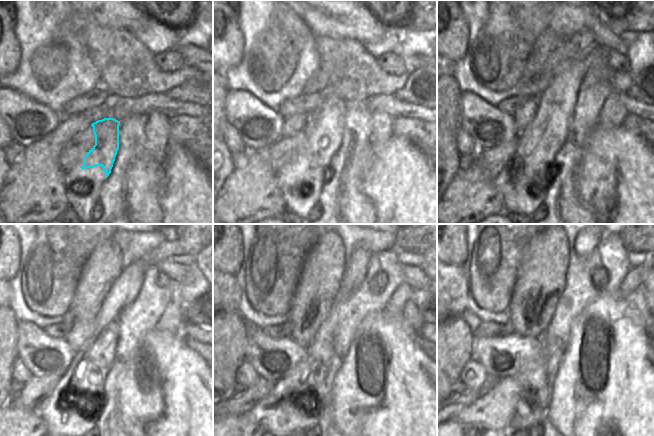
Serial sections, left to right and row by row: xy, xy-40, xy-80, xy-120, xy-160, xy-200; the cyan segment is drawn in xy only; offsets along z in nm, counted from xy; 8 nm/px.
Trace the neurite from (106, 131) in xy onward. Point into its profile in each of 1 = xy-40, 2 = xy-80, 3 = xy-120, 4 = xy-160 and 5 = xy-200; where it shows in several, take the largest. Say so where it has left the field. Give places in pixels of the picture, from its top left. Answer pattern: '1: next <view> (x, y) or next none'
1: next xy-40 (323, 133)
2: next xy-80 (539, 143)
3: next xy-120 (90, 366)
4: next xy-160 (277, 413)
5: next xy-200 (495, 410)

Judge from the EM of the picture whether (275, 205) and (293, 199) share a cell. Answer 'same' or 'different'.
different

